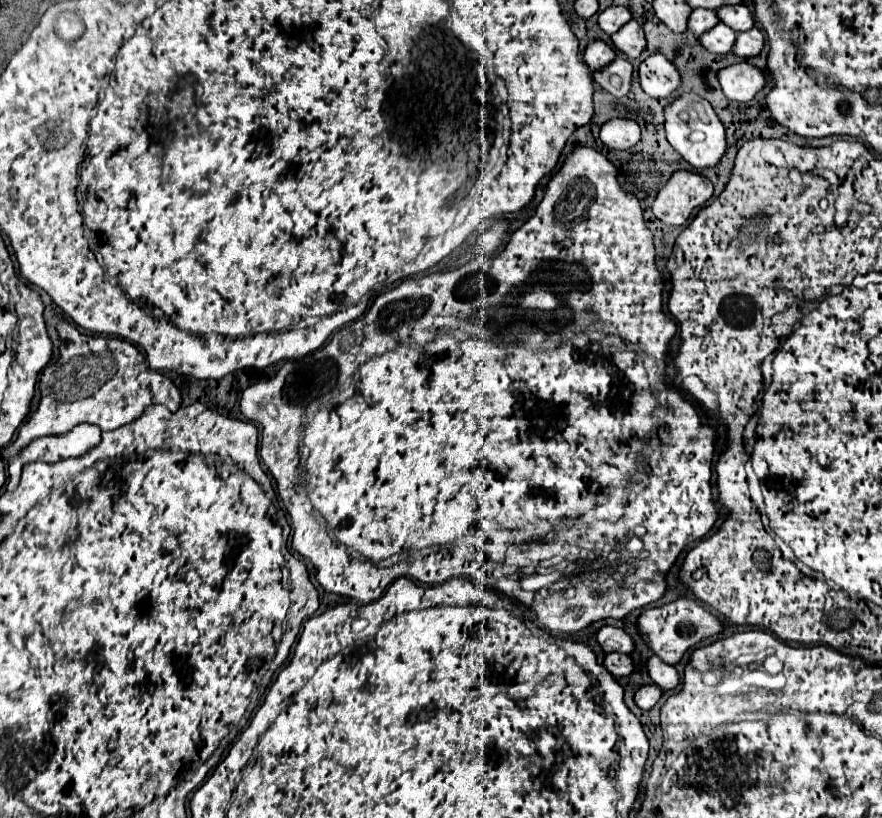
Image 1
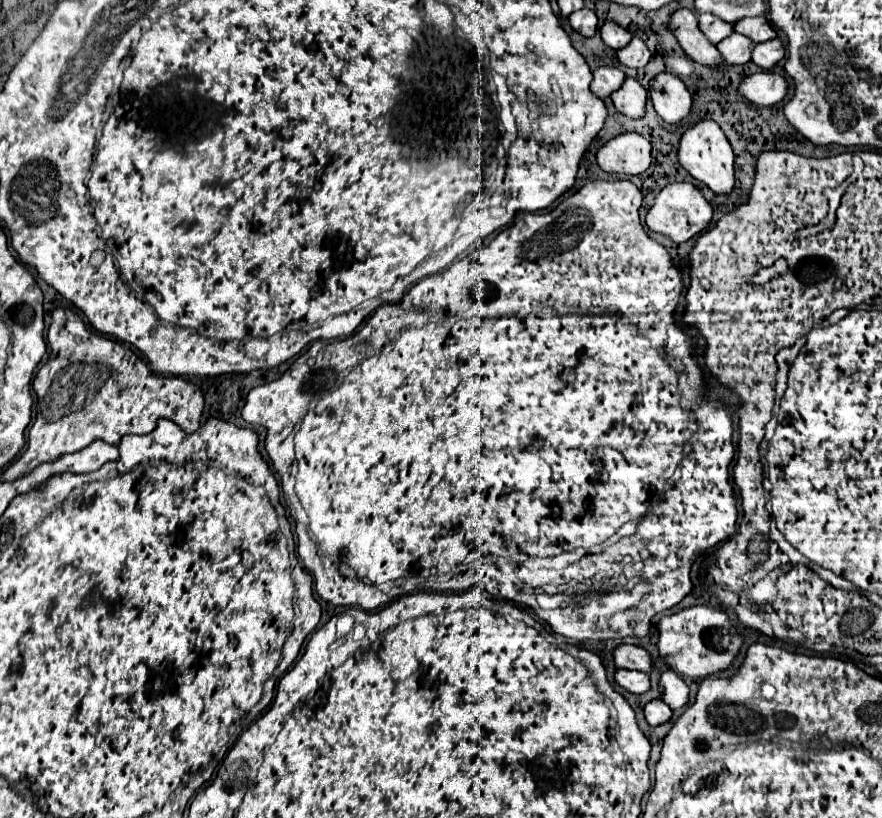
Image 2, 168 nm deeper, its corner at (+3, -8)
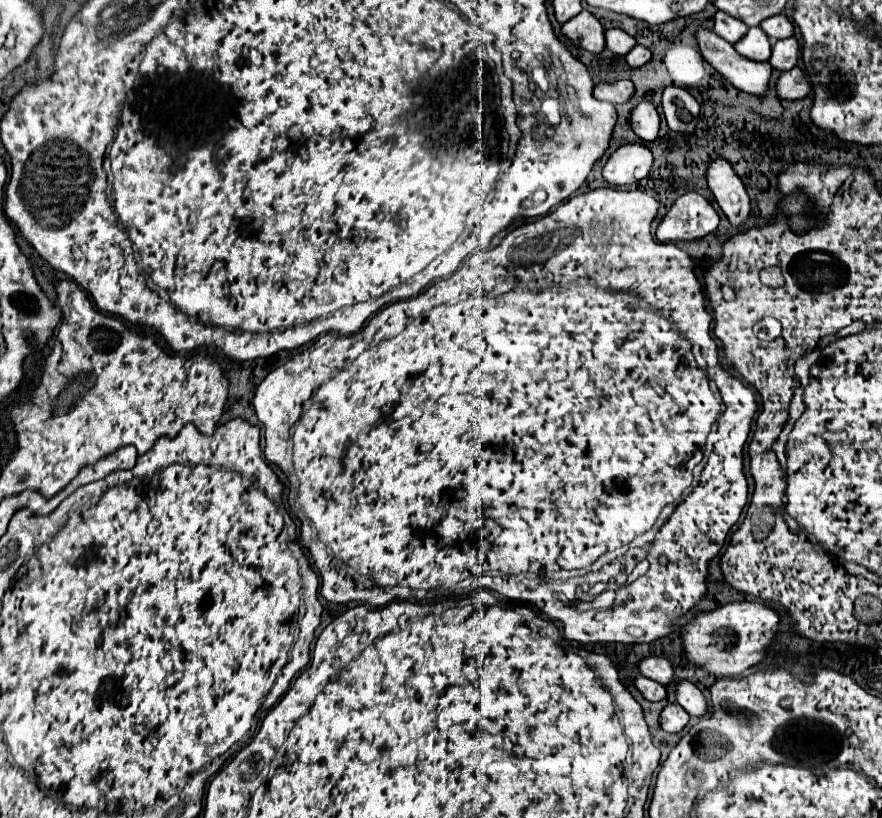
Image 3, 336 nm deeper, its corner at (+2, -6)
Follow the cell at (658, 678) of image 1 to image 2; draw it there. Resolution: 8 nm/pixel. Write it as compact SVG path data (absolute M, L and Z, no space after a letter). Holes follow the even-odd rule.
M672 670L664 672L660 678L660 688L662 688L662 700L672 706L672 710L684 708L688 704L688 686L686 682Z

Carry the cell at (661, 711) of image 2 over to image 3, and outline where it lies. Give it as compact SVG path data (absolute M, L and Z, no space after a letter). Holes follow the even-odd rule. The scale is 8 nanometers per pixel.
M667 704L659 716L659 724L665 732L681 732L689 722L689 714L679 704Z

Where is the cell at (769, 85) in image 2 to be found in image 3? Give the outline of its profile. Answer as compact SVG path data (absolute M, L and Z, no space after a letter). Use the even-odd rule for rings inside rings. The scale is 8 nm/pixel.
M791 68L787 72L781 72L775 82L777 98L779 100L799 100L809 92L809 82L803 76L801 68Z

